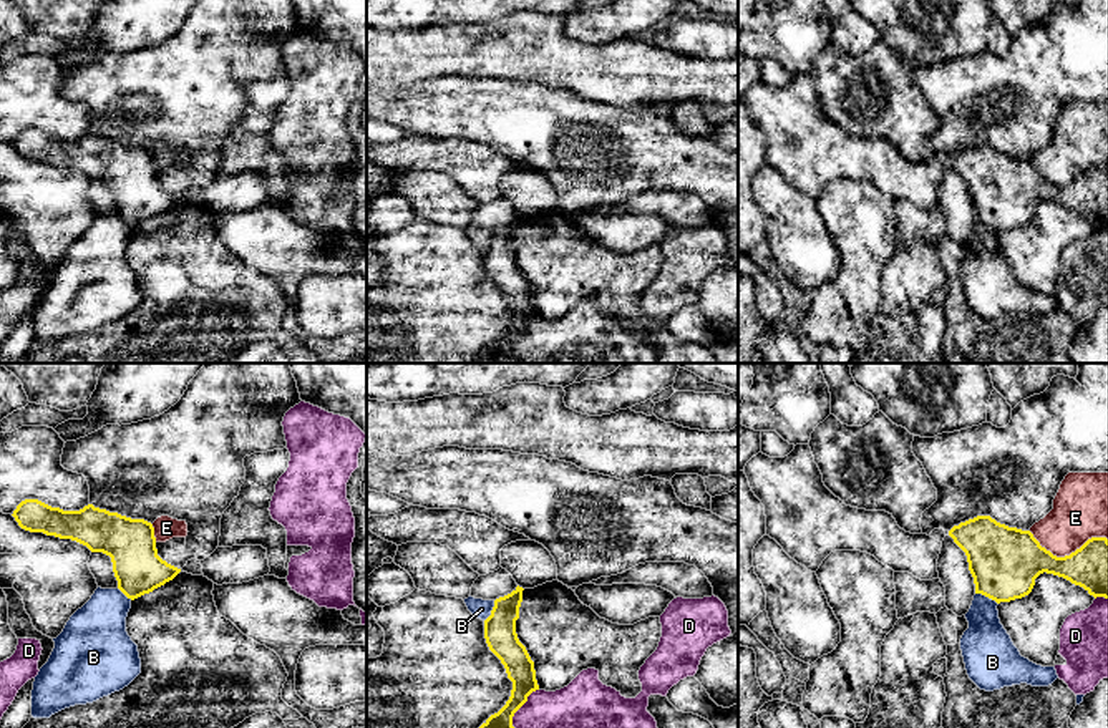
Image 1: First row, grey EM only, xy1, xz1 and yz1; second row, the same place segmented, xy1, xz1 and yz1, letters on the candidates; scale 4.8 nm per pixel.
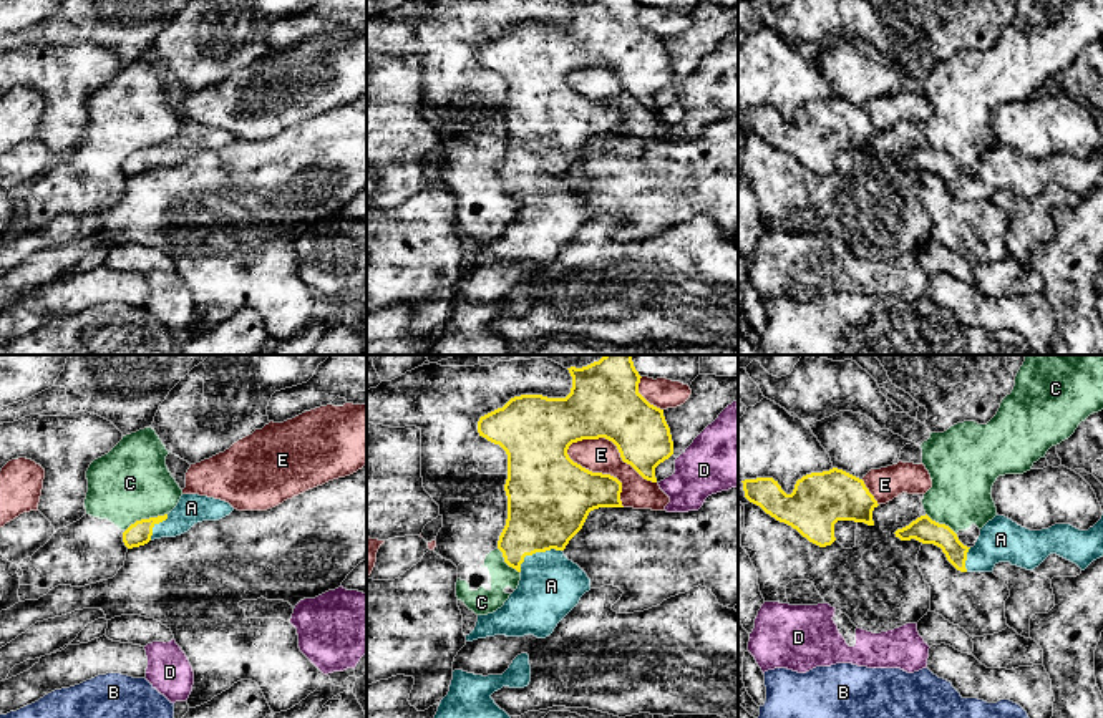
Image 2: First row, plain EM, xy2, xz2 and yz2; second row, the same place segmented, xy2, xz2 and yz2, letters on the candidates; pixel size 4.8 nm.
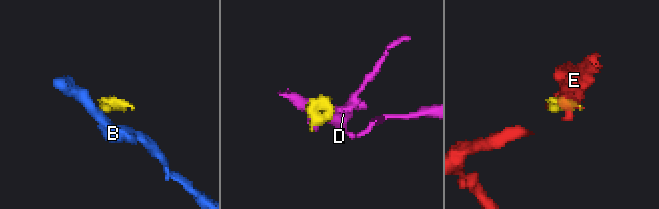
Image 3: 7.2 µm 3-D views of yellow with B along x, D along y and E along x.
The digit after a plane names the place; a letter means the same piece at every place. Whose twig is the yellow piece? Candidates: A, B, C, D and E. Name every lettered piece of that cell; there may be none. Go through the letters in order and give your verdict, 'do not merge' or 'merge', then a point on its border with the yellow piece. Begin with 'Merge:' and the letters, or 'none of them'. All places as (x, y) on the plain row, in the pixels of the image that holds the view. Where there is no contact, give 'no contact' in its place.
Merge: A
A: merge; meets yellow in xz2 at (536, 179)
B: do not merge; meets yellow in yz1 at (987, 224)
C: do not merge; meets yellow in xy2 at (145, 148)
D: do not merge; meets yellow in xz1 at (518, 337)
E: do not merge; meets yellow in xz2 at (614, 72)

